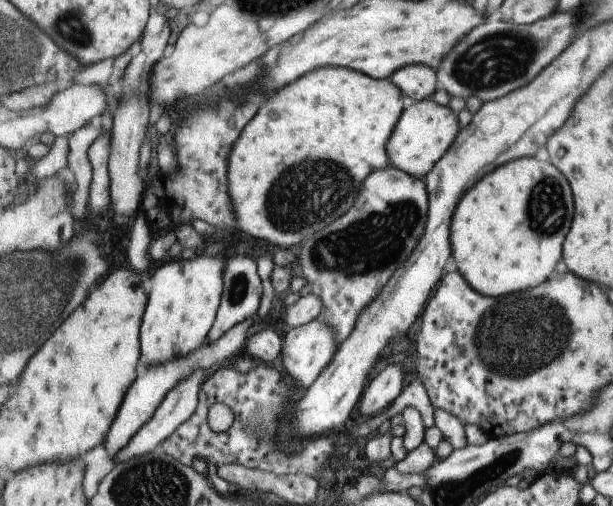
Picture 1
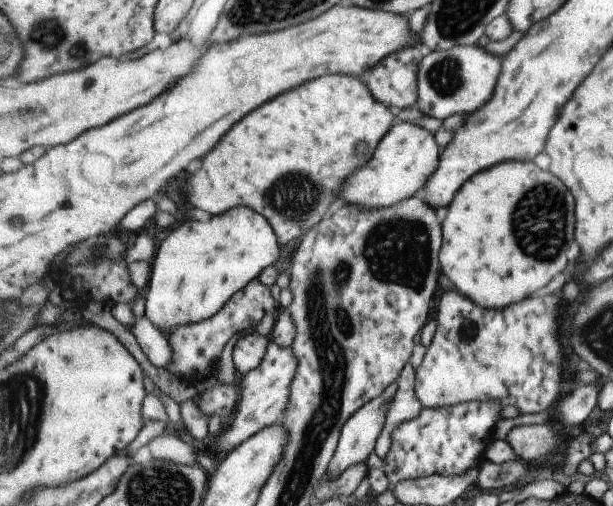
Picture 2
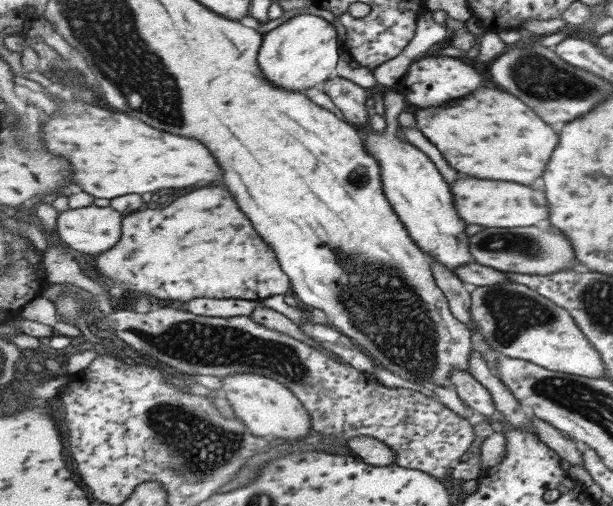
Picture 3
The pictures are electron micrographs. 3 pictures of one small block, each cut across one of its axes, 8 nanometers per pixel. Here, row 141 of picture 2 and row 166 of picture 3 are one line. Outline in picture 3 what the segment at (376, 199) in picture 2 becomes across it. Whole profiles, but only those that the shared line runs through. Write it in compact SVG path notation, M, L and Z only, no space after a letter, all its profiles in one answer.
M392 88L384 89L383 104L385 104L385 128L383 132L372 129L367 132L366 148L376 156L382 165L383 188L385 195L392 203L393 209L404 222L413 242L424 250L432 260L441 262L453 273L461 266L472 264L471 236L467 233L467 221L461 217L453 198L452 186L445 181L435 162L424 151L409 142L402 142L397 137L400 124L398 114L404 110L404 95Z

